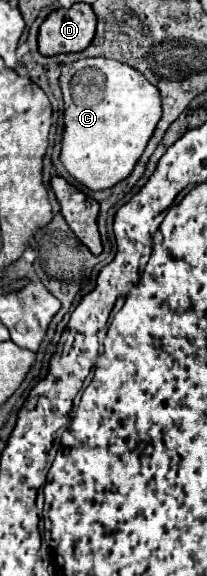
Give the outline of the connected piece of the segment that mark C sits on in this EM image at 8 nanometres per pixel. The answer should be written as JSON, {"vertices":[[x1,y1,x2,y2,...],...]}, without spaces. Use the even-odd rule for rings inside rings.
{"vertices":[[84,58,74,64,70,74,60,78,60,88,64,96,64,138,60,160,68,174,88,190,106,190,128,178,162,116,160,94,156,86,152,86,144,74,130,68,128,64,106,58]]}

